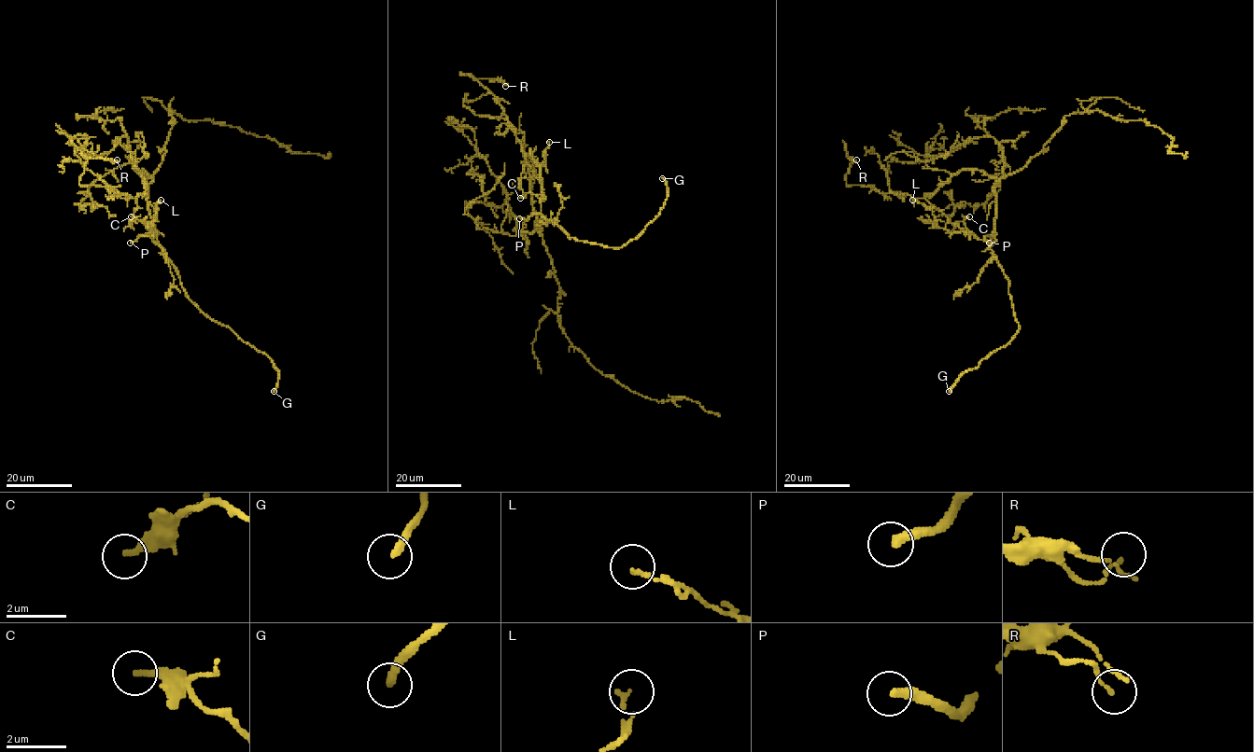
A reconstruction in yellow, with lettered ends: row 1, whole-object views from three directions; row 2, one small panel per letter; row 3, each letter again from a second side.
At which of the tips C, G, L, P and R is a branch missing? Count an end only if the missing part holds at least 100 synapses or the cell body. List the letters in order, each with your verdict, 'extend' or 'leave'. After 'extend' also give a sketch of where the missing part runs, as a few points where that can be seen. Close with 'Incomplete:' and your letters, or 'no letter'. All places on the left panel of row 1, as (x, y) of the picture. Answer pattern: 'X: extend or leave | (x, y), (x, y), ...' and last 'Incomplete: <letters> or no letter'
C: leave
G: extend | (274, 391), (269, 398), (282, 397), (305, 371), (328, 369), (336, 361), (360, 356)
L: leave
P: extend
R: leave
Incomplete: G, P

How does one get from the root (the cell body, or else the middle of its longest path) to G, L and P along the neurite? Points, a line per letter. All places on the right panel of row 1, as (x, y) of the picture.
G: (1015, 172), (995, 184), (994, 243), (991, 250), (1008, 281), (1019, 329), (1007, 344), (965, 370), (949, 391)
L: (1015, 172), (995, 184), (993, 244), (971, 233), (940, 229), (933, 211), (912, 200)
P: (1015, 172), (1005, 175), (995, 184), (994, 242), (991, 244), (985, 236), (991, 237), (989, 243)

